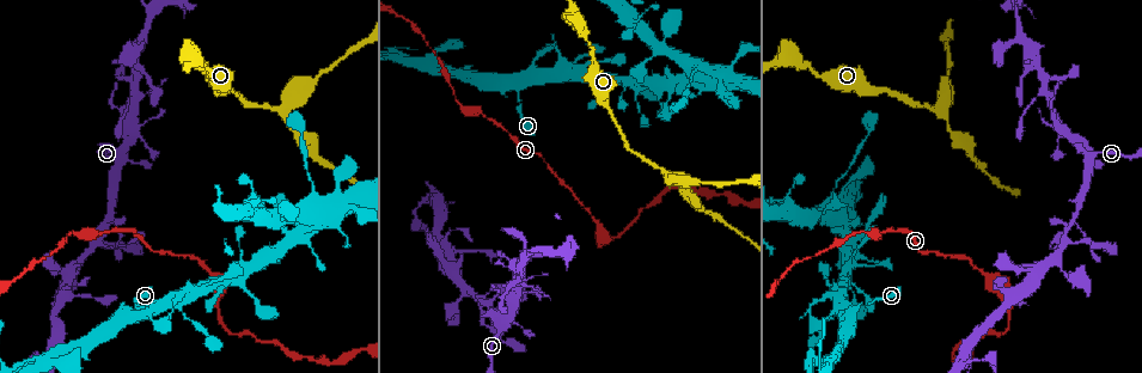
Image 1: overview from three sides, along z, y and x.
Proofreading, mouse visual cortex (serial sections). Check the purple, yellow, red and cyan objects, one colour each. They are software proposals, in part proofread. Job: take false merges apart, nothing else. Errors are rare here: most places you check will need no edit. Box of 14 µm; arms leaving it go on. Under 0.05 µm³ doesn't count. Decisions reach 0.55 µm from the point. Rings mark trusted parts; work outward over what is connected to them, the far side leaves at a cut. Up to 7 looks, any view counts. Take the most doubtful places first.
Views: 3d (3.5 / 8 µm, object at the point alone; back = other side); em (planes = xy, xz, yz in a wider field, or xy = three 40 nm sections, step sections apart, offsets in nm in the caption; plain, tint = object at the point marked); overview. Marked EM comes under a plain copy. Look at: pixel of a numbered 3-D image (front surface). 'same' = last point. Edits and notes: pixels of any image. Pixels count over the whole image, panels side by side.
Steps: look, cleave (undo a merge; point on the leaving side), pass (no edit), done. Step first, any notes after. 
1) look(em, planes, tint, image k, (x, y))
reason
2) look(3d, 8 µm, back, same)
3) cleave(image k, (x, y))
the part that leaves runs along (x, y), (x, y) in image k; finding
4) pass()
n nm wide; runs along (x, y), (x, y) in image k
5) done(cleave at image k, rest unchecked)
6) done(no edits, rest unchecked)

look(3d, 8 µm, image 1, (99, 239))
four or more arms meet

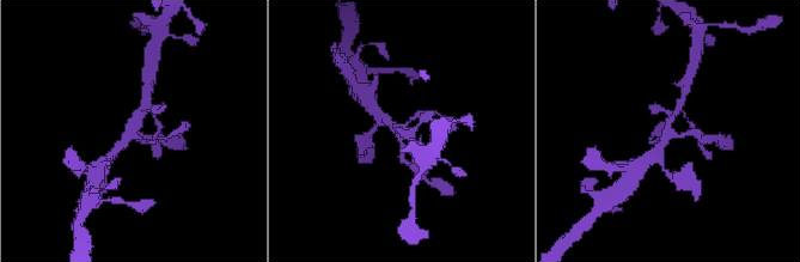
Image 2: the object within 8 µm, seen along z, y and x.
look(em, xy, step 3, tint, image 2, (669, 132))
shape alone is not enough

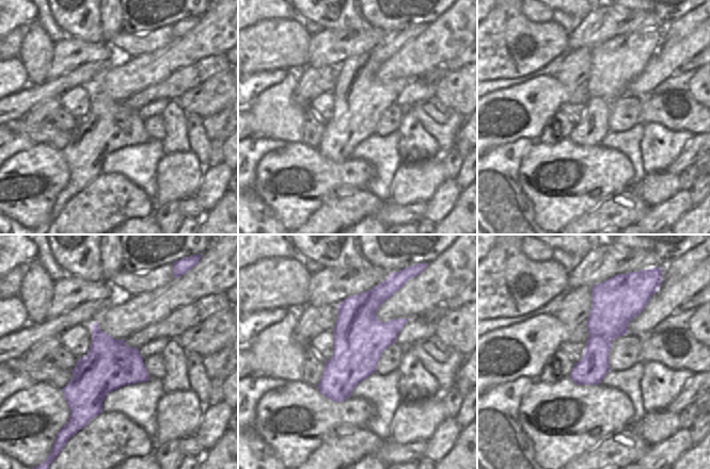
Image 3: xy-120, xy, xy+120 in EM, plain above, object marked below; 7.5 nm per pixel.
pass()
continuous, no second cell

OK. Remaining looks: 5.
look(em, planes, tint, image 1, (582, 73))

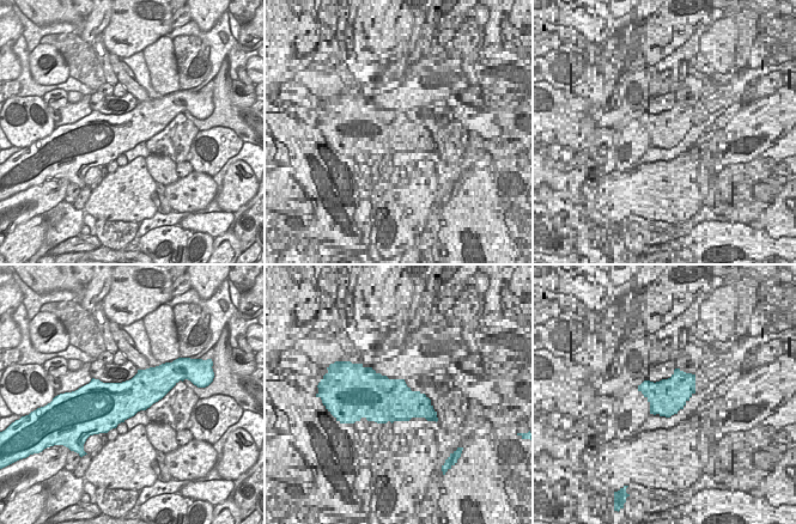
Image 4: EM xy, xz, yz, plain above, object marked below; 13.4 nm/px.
look(3d, 3.5 µm, same)
wider look

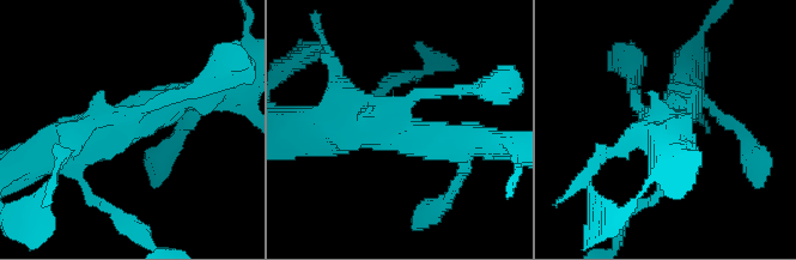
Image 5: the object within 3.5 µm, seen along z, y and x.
pass()
continuous, no second cell

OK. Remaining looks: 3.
look(3d, 3.5 µm, back, image 1, (833, 214))
abrupt turn

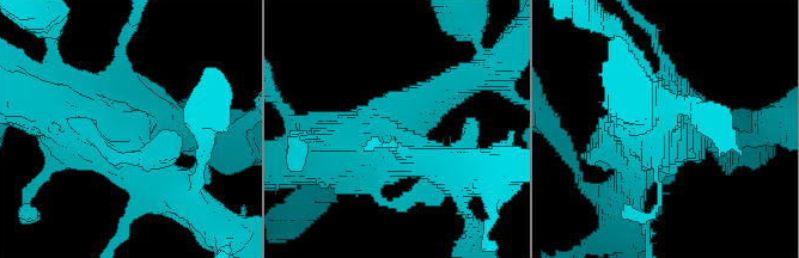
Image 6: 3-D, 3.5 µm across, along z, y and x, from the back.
look(em, xy, step 3, tint, image 6, (395, 119))
shape alone is not enough

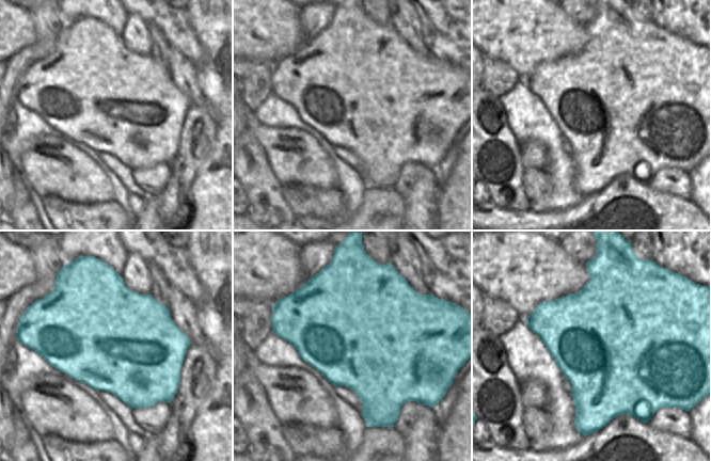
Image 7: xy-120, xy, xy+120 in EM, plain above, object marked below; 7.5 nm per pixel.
pass()
one cell here

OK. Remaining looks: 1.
done(no edits, rest unchecked)

